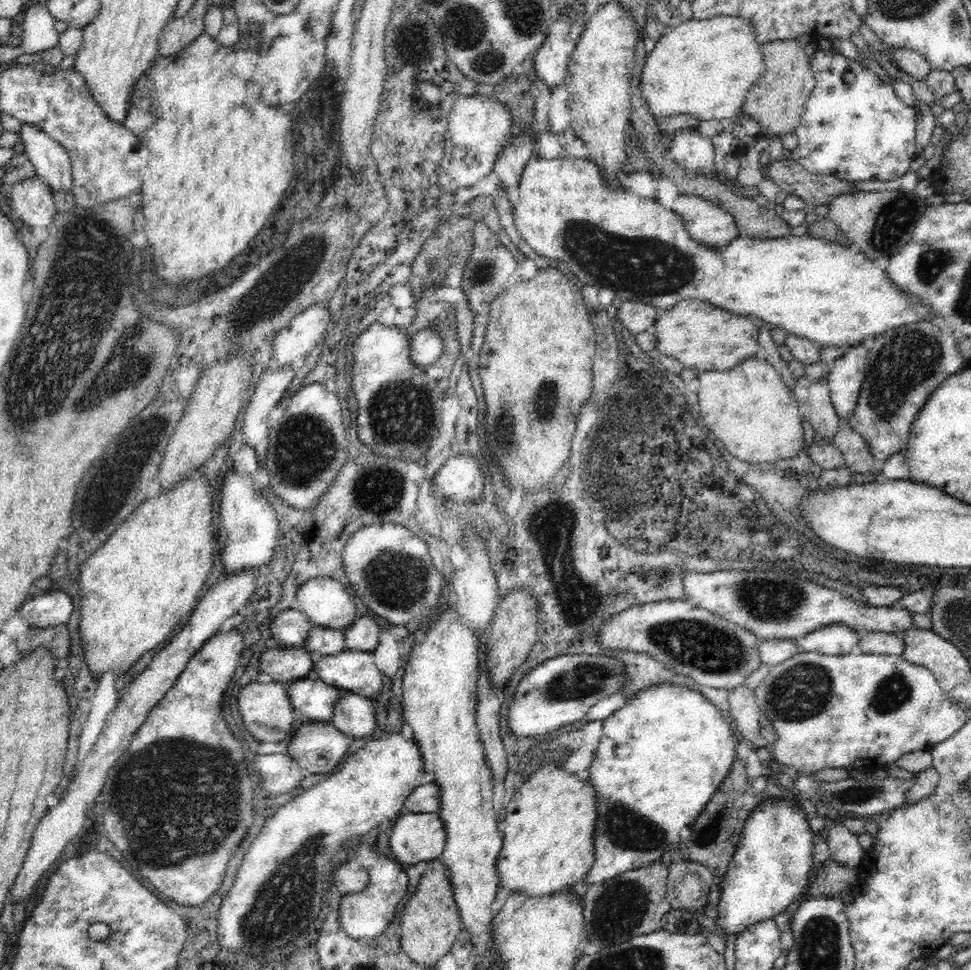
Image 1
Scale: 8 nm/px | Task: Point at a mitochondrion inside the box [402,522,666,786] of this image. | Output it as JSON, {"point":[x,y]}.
{"point":[578,597]}

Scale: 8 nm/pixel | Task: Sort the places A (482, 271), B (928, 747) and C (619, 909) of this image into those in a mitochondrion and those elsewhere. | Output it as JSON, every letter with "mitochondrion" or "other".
{"A":"mitochondrion","B":"other","C":"mitochondrion"}

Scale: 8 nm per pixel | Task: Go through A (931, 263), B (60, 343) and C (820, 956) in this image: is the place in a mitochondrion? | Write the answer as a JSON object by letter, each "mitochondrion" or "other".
{"A":"mitochondrion","B":"mitochondrion","C":"mitochondrion"}

